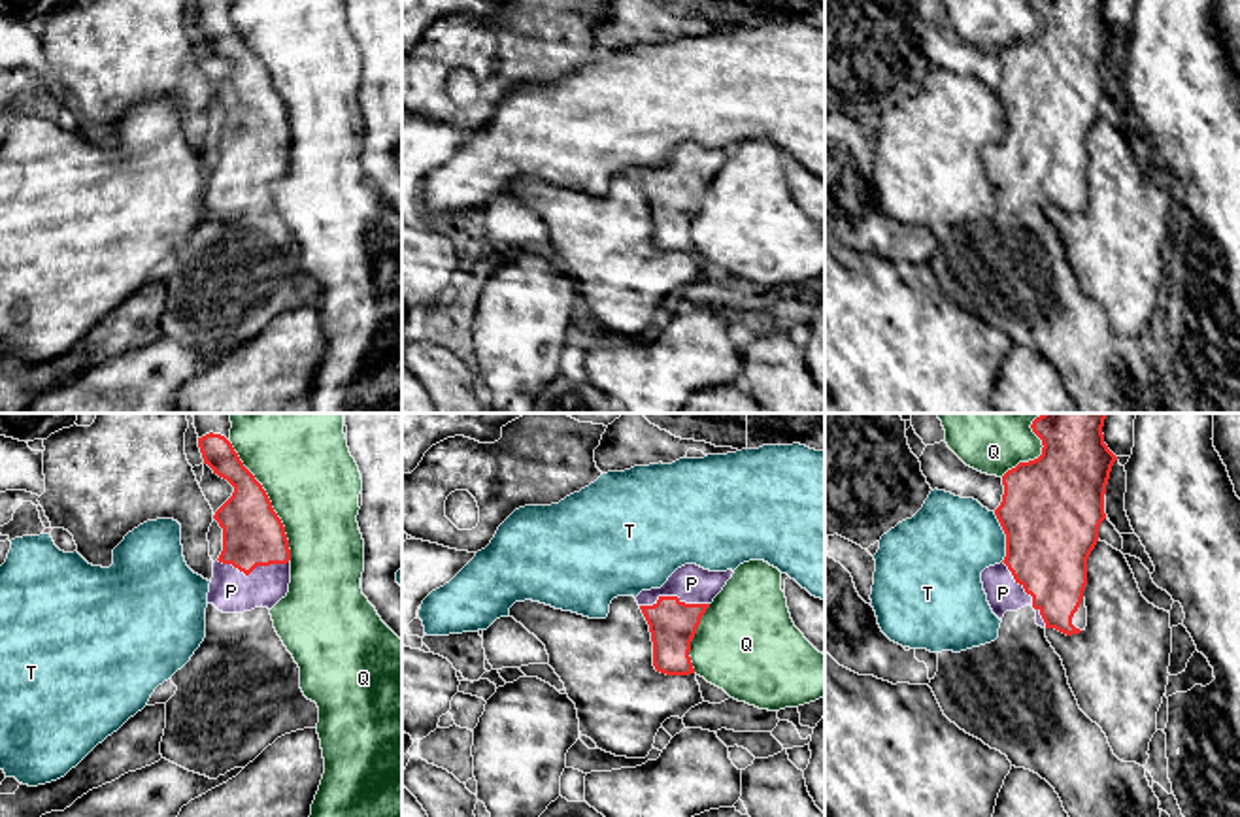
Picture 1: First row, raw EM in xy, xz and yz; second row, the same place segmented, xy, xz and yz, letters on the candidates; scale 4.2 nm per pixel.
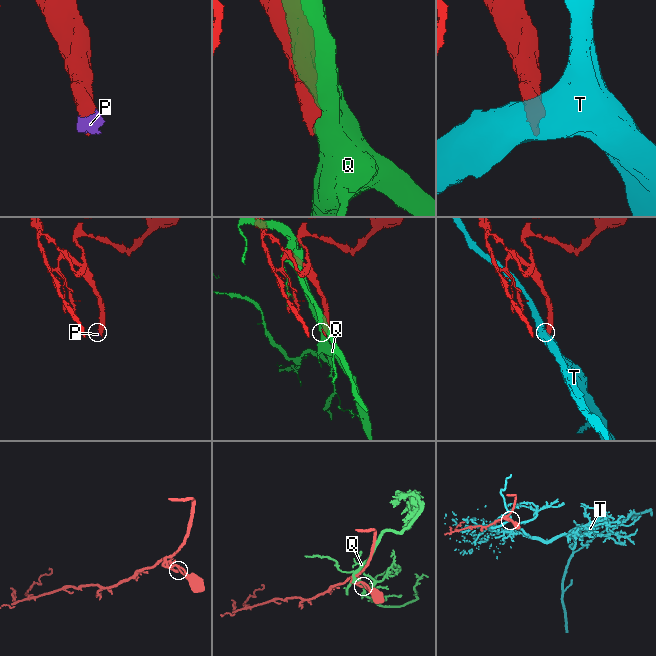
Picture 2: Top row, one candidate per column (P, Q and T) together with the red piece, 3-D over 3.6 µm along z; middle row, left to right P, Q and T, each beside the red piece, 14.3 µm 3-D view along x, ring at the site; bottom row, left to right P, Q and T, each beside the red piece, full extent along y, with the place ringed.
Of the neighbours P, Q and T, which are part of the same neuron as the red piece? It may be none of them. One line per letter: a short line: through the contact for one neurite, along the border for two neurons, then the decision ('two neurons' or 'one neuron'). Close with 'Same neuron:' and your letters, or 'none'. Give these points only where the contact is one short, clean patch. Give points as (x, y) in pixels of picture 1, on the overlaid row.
P: one neuron
Q: two neurons
T: yz (993, 512), (1005, 534), (1003, 561) | two neurons
Same neuron: P

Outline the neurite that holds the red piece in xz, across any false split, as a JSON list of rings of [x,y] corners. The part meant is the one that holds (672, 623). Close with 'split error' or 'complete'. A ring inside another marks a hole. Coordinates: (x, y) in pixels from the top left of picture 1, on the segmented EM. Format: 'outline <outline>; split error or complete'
outline [[[696,564],[678,568],[661,589],[642,591],[636,602],[649,625],[653,666],[666,675],[695,674],[689,651],[702,615],[732,577]]]; split error

